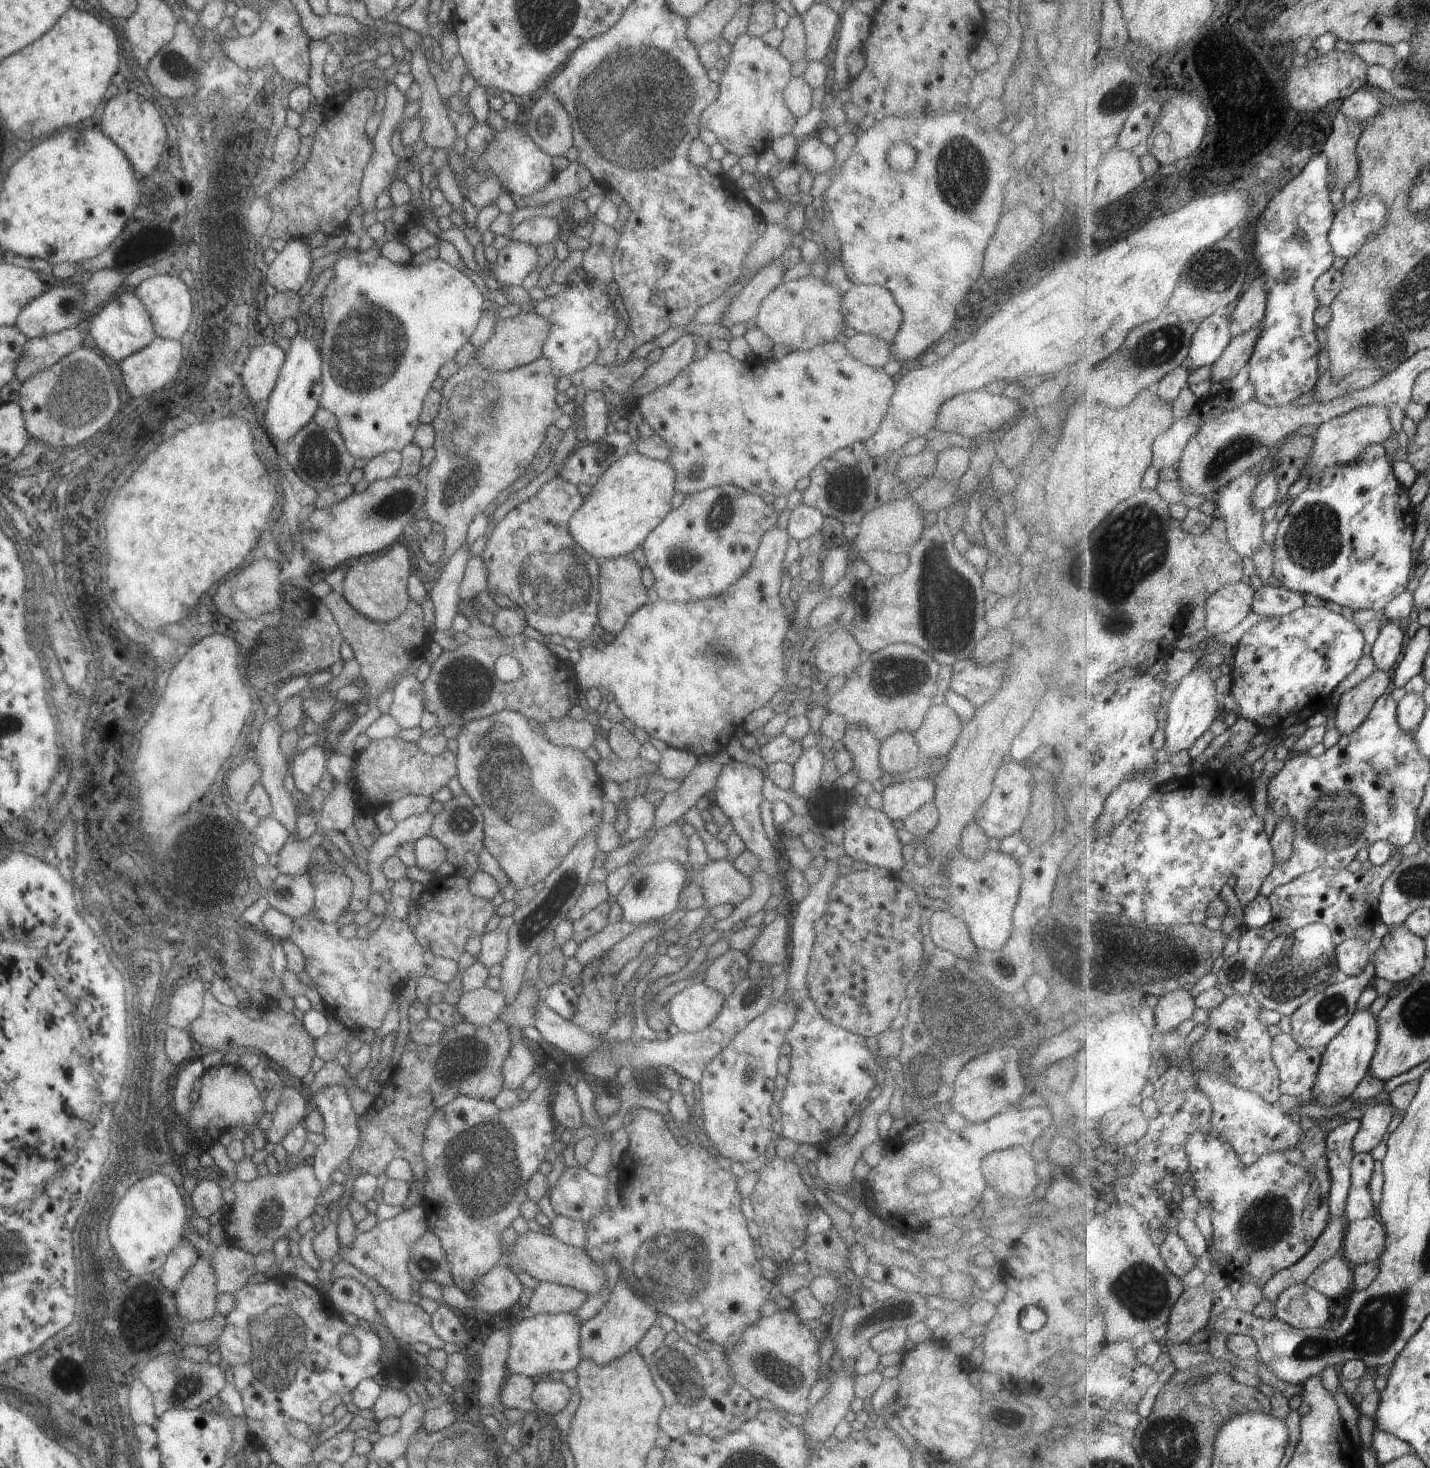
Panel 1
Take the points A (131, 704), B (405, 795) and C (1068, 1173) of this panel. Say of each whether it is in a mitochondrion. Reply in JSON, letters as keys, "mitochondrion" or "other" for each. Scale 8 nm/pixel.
{"A":"other","B":"other","C":"other"}

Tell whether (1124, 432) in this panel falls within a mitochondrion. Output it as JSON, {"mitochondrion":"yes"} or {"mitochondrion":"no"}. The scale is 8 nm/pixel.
{"mitochondrion":"no"}

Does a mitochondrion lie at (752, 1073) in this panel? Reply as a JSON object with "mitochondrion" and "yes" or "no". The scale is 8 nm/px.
{"mitochondrion":"yes"}

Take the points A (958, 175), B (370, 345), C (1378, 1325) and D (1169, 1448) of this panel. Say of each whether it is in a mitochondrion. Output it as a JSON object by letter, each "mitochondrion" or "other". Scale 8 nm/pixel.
{"A":"mitochondrion","B":"mitochondrion","C":"mitochondrion","D":"mitochondrion"}

